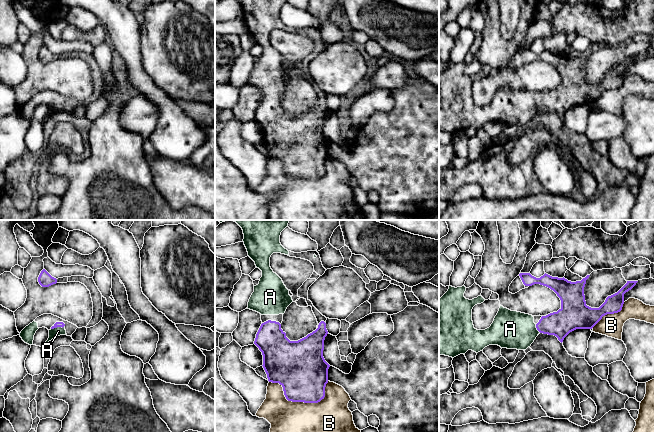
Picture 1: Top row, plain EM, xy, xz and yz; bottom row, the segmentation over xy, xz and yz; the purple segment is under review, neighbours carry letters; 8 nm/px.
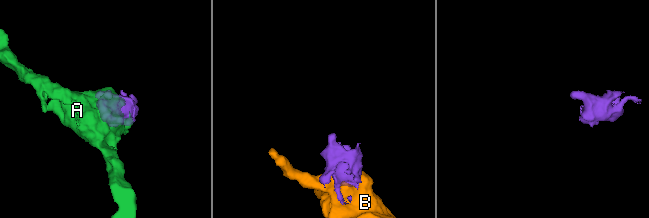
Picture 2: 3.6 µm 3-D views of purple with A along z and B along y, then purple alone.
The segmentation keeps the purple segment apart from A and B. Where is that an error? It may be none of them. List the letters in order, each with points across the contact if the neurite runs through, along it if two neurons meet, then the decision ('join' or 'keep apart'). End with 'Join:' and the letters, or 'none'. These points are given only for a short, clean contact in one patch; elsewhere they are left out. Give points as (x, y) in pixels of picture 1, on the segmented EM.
A: join
B: keep apart
Join: A

